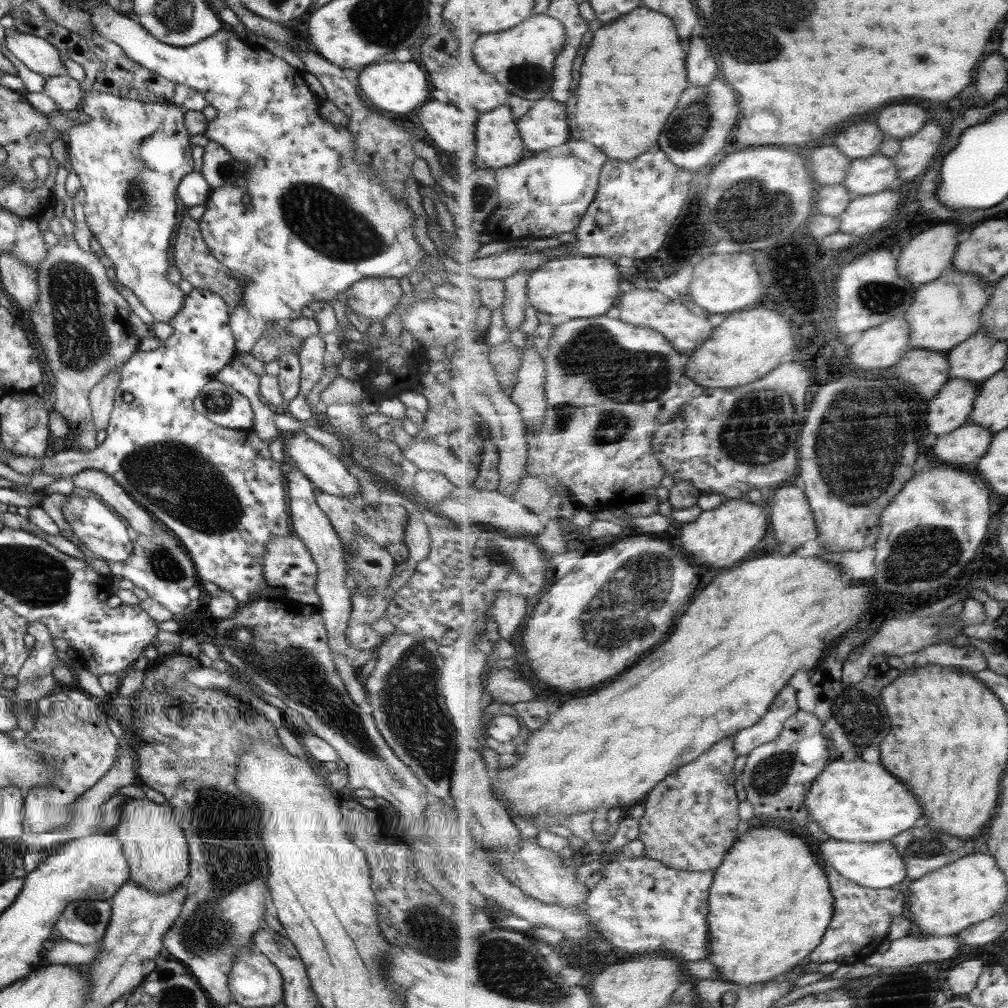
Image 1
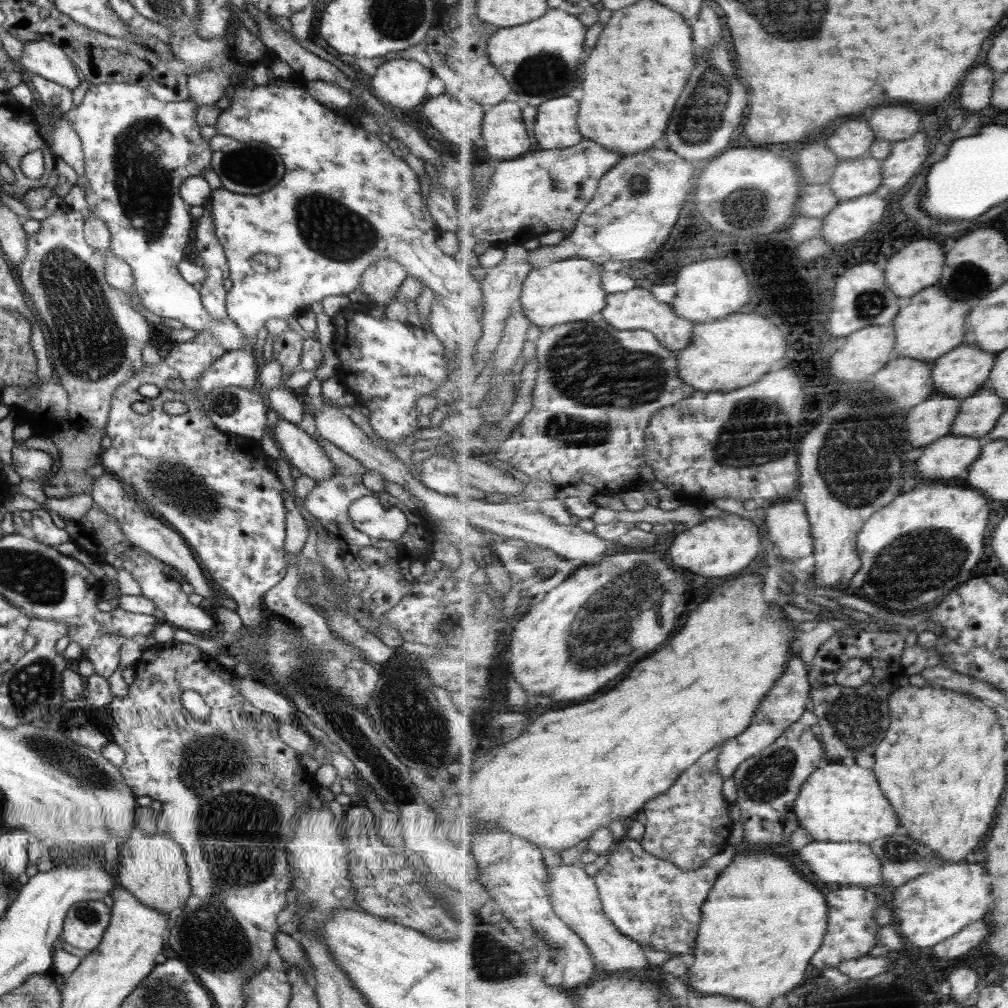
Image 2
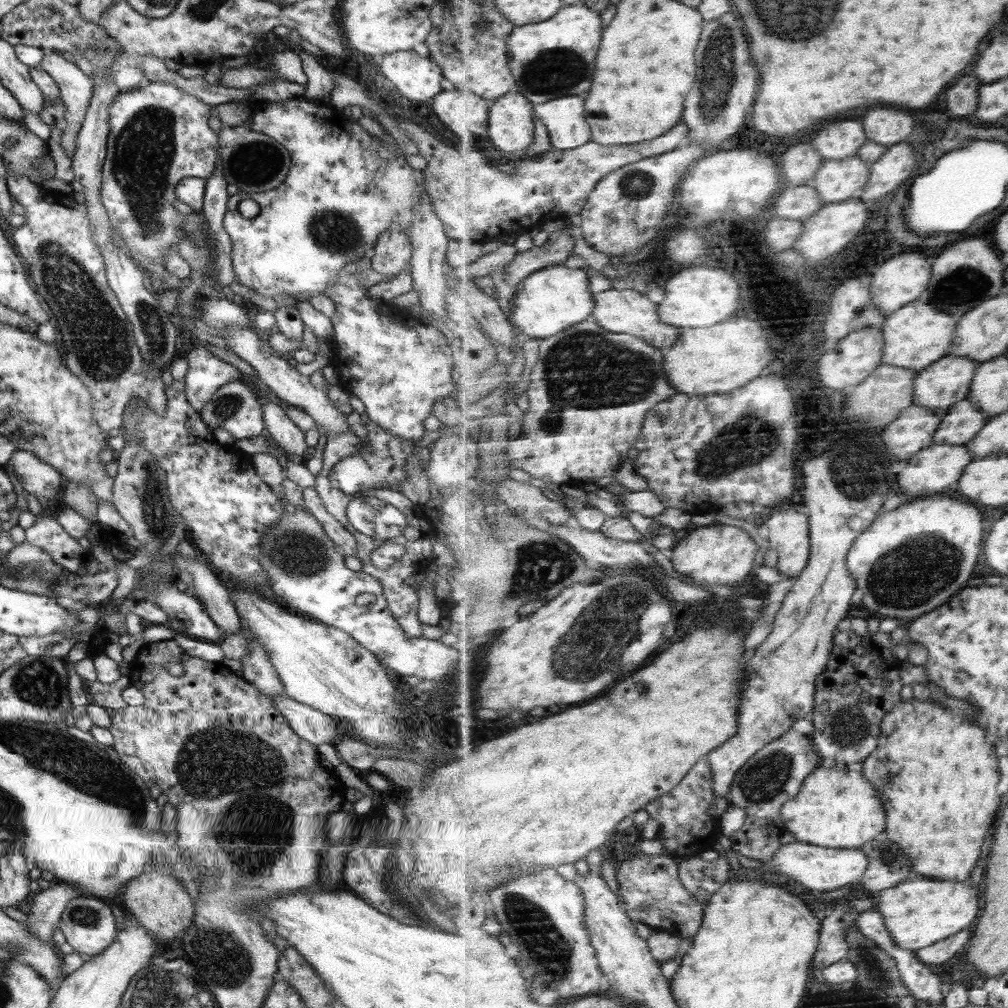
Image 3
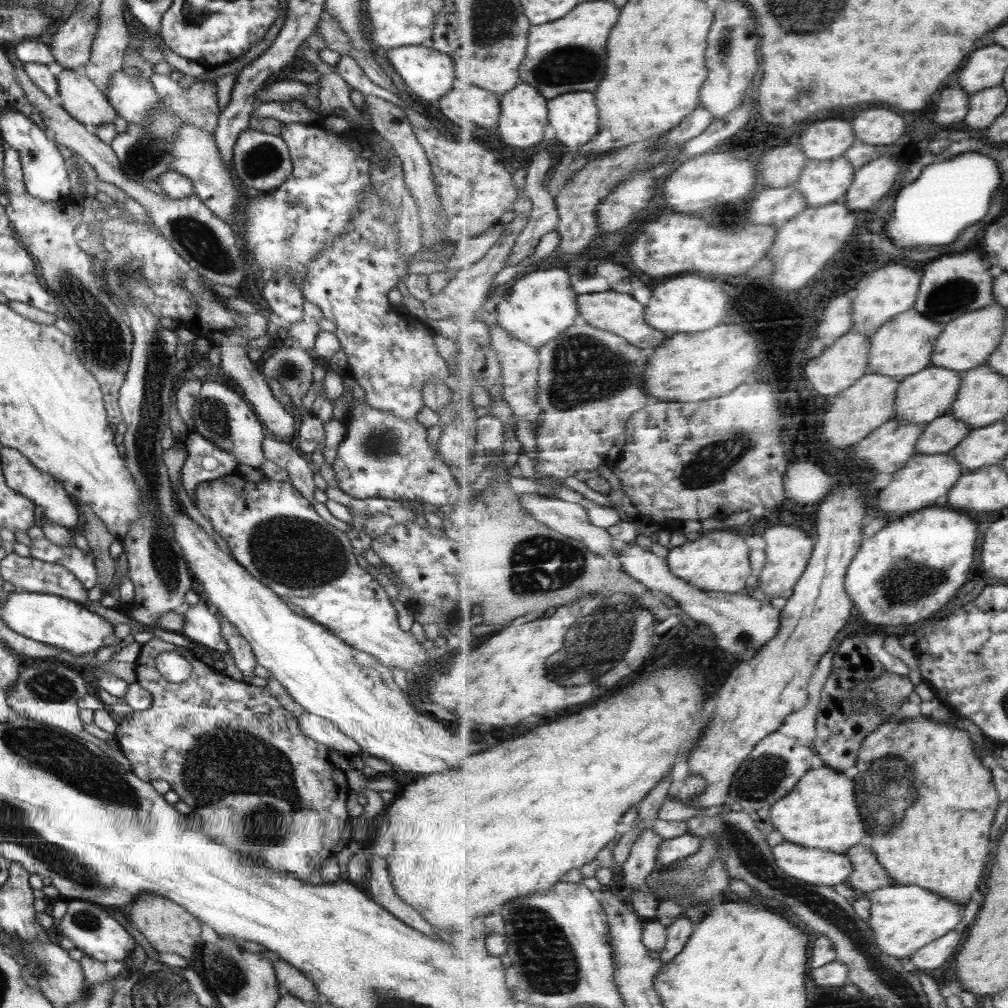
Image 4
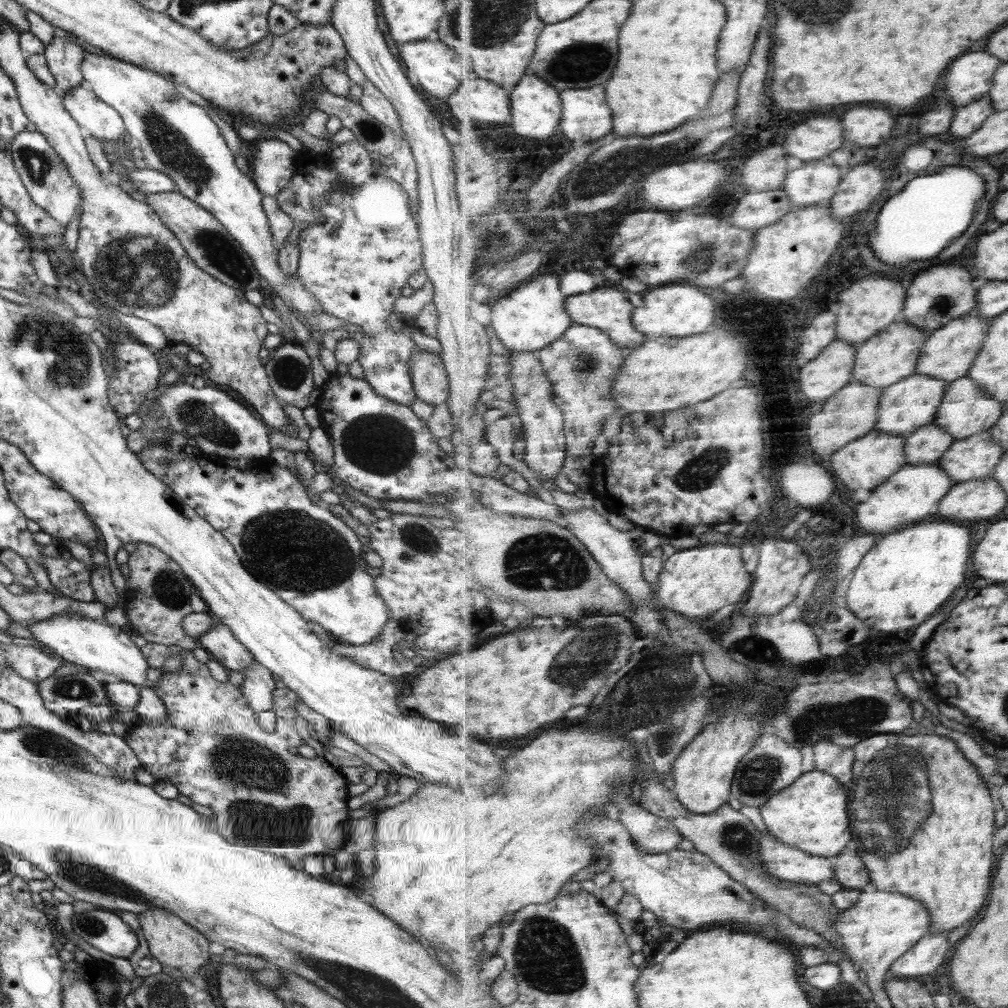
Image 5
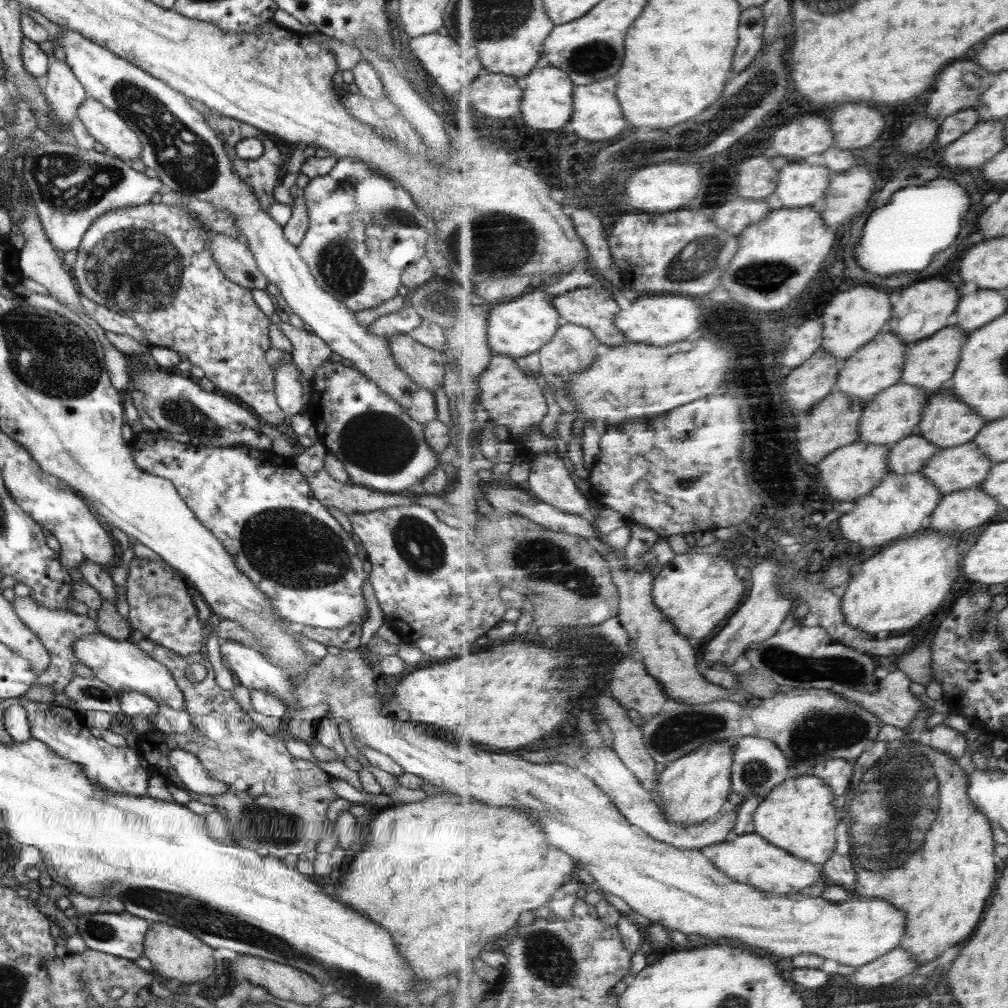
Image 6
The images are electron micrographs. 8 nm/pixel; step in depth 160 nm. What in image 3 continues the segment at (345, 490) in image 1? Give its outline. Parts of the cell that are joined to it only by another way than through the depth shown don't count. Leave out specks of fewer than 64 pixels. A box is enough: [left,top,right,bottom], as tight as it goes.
[263,403,306,457]

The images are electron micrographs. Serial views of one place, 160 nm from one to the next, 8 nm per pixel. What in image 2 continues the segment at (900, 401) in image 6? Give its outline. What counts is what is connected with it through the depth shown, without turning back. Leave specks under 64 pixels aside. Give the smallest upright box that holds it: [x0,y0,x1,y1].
[935,342,998,401]

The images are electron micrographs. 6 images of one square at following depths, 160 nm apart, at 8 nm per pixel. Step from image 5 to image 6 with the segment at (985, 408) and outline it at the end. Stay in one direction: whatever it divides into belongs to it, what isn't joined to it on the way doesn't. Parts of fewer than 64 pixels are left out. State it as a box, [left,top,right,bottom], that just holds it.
[920,387,987,449]

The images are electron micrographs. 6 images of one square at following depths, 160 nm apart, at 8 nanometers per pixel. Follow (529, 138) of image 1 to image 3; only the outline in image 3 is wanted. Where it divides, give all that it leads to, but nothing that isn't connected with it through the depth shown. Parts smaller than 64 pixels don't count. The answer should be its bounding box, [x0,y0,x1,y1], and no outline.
[535,96,594,150]

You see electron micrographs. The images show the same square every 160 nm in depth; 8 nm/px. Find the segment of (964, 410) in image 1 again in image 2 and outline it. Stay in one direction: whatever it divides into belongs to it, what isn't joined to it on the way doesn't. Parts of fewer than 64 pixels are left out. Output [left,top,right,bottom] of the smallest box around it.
[906,394,963,448]

